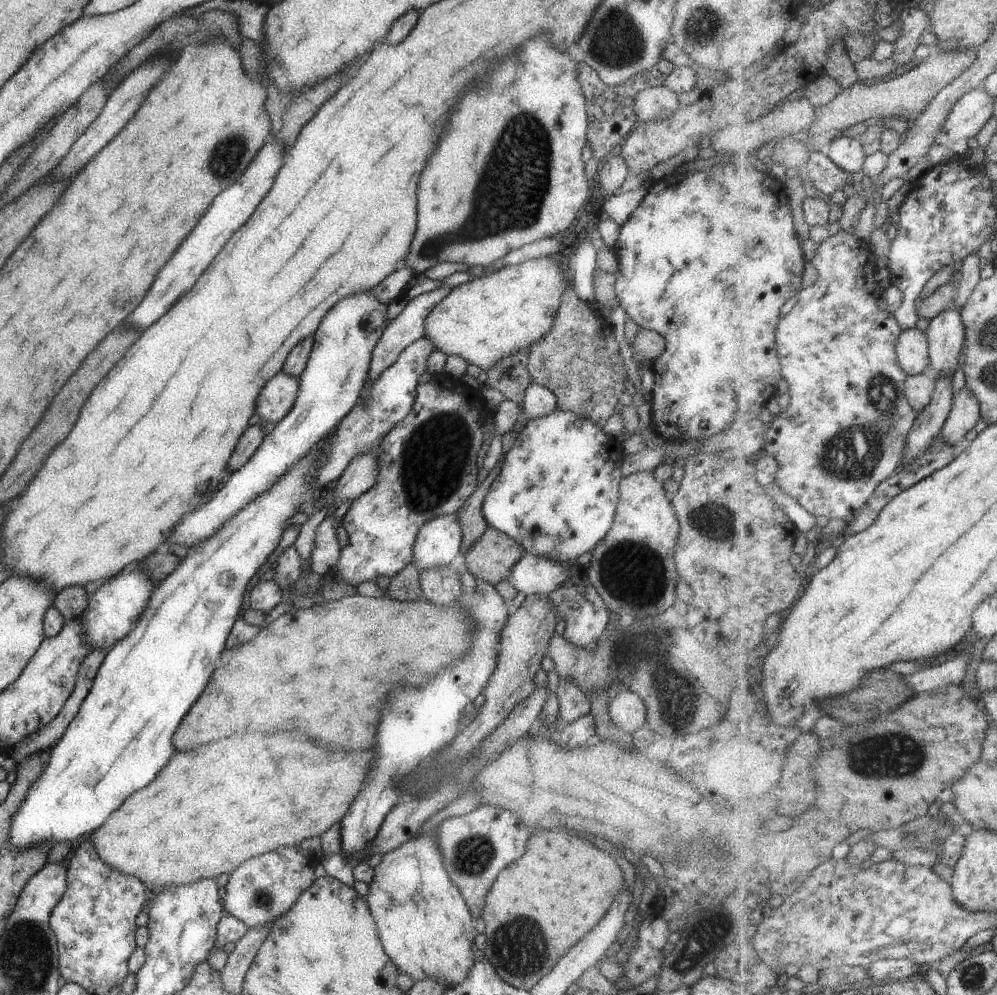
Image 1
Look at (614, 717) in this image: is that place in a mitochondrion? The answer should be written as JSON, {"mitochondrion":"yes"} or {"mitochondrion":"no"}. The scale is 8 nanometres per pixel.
{"mitochondrion":"no"}

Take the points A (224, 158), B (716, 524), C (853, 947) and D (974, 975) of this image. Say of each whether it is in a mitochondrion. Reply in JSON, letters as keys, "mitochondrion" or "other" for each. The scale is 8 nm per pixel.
{"A":"mitochondrion","B":"mitochondrion","C":"other","D":"mitochondrion"}

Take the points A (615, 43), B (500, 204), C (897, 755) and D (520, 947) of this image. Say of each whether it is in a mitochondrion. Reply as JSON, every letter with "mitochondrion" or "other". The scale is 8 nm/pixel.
{"A":"mitochondrion","B":"mitochondrion","C":"mitochondrion","D":"mitochondrion"}

